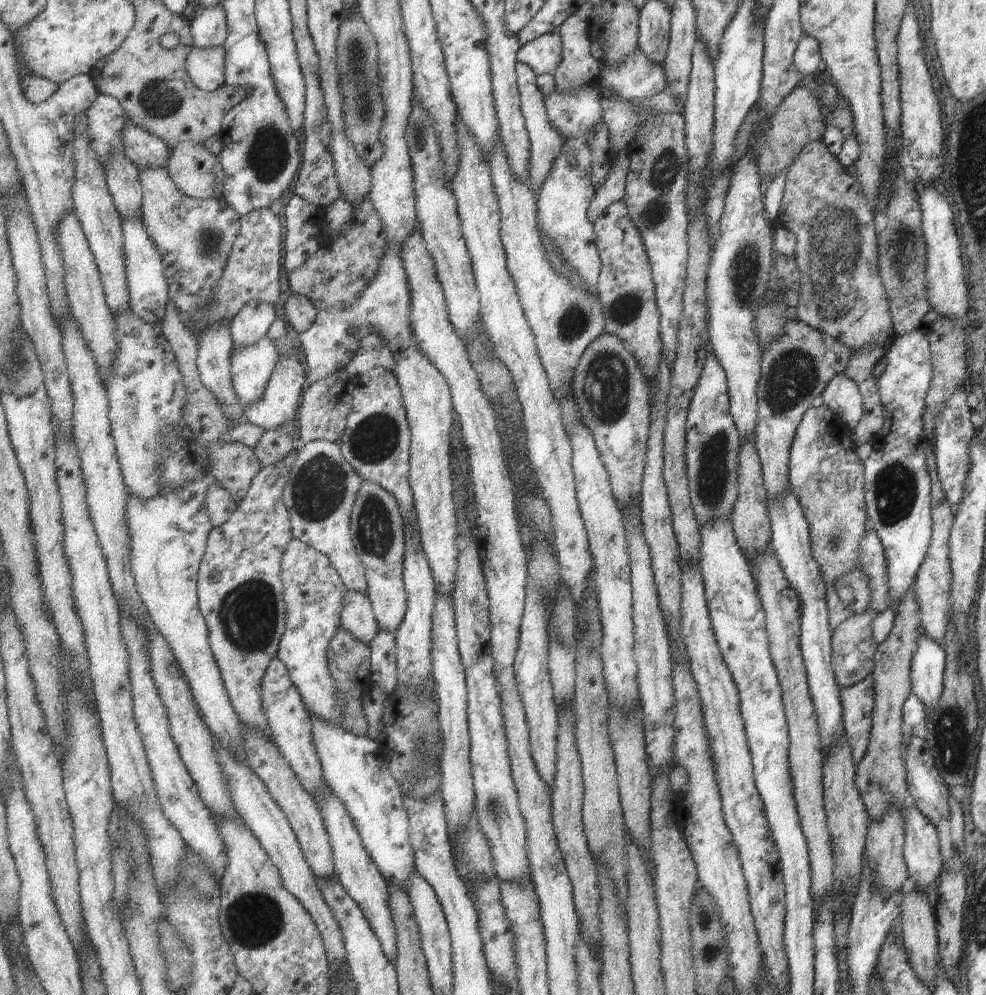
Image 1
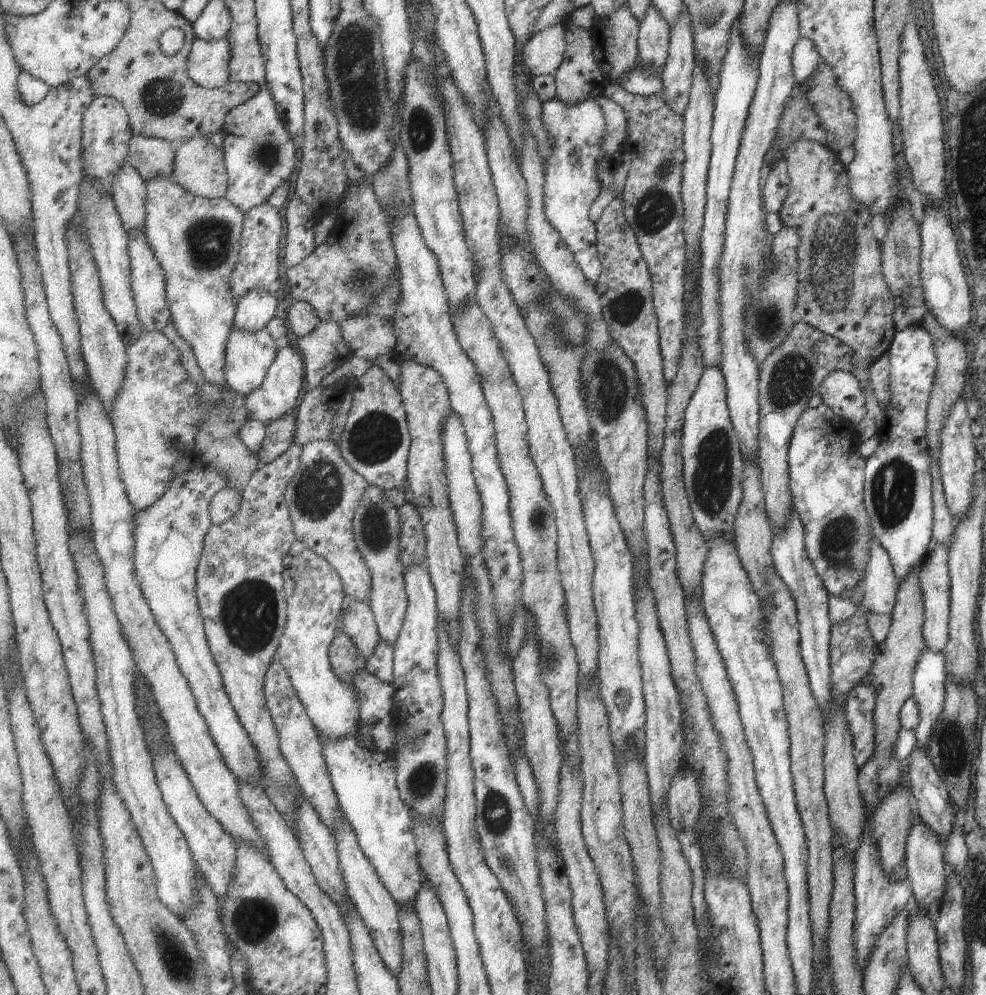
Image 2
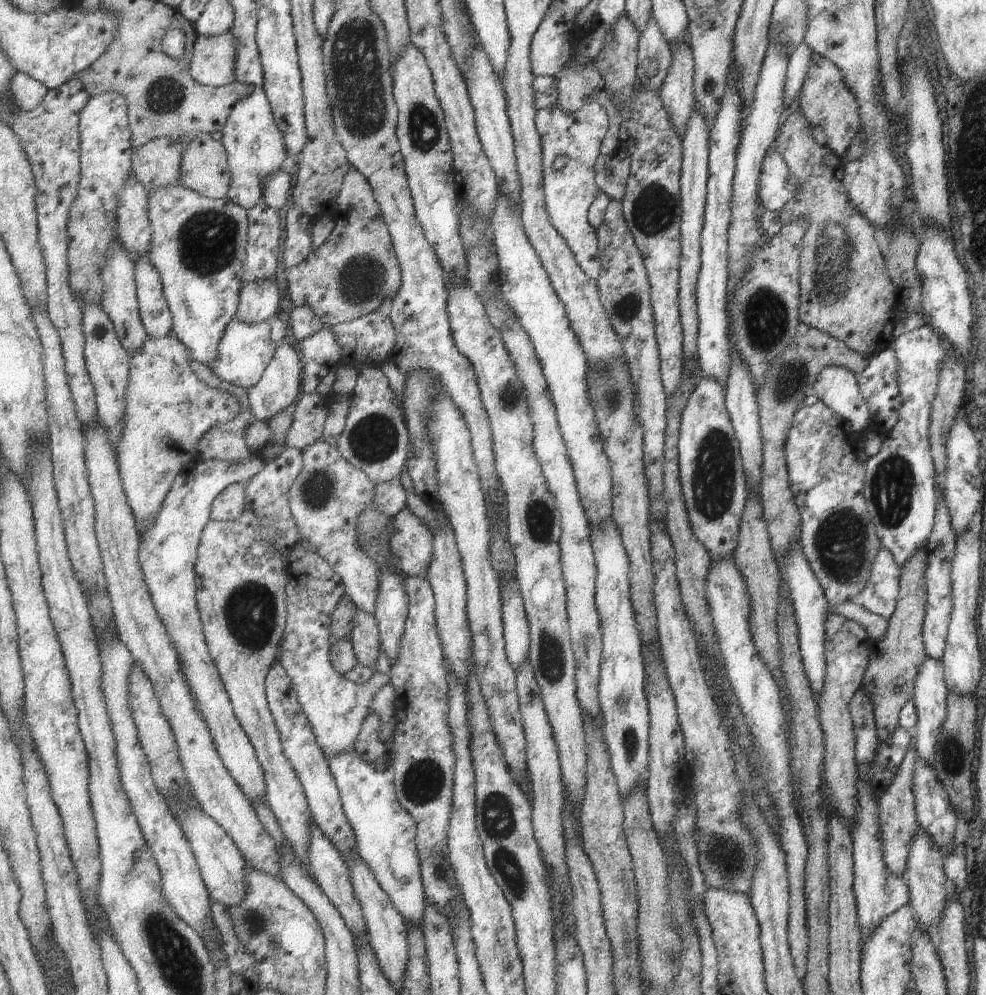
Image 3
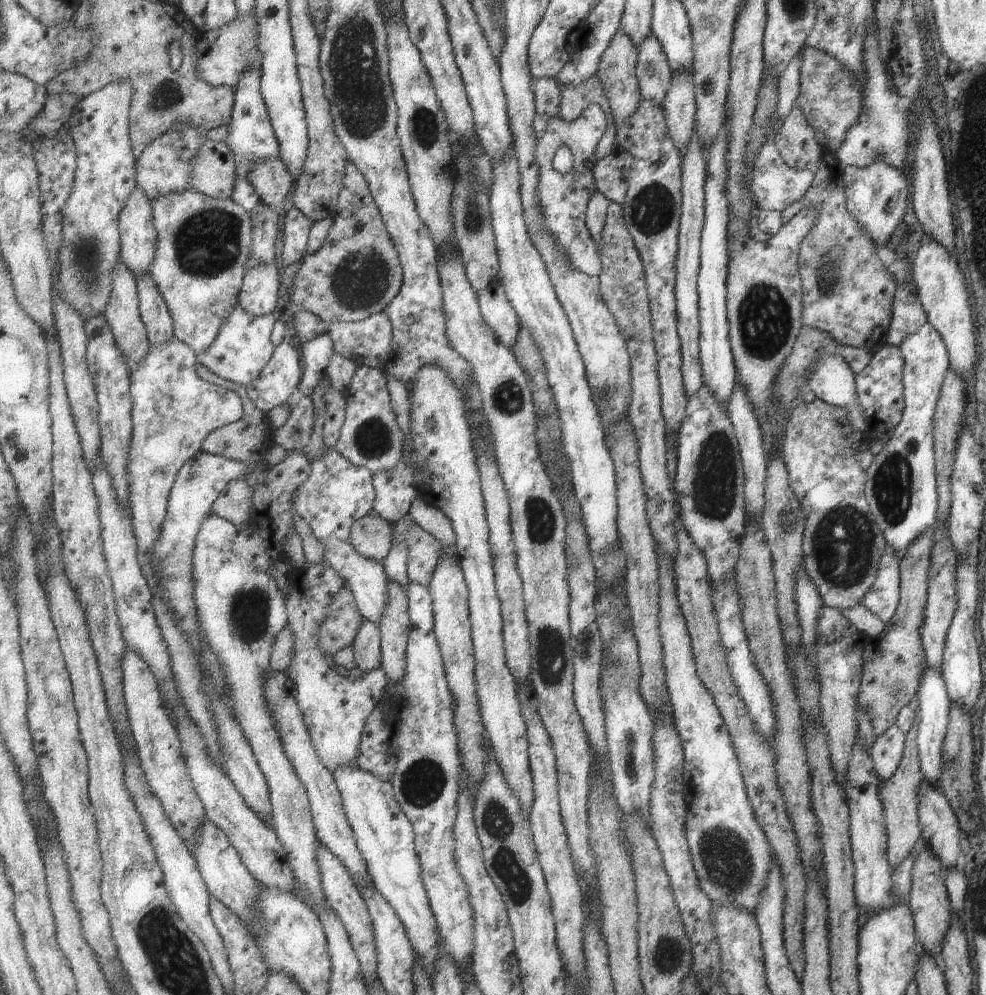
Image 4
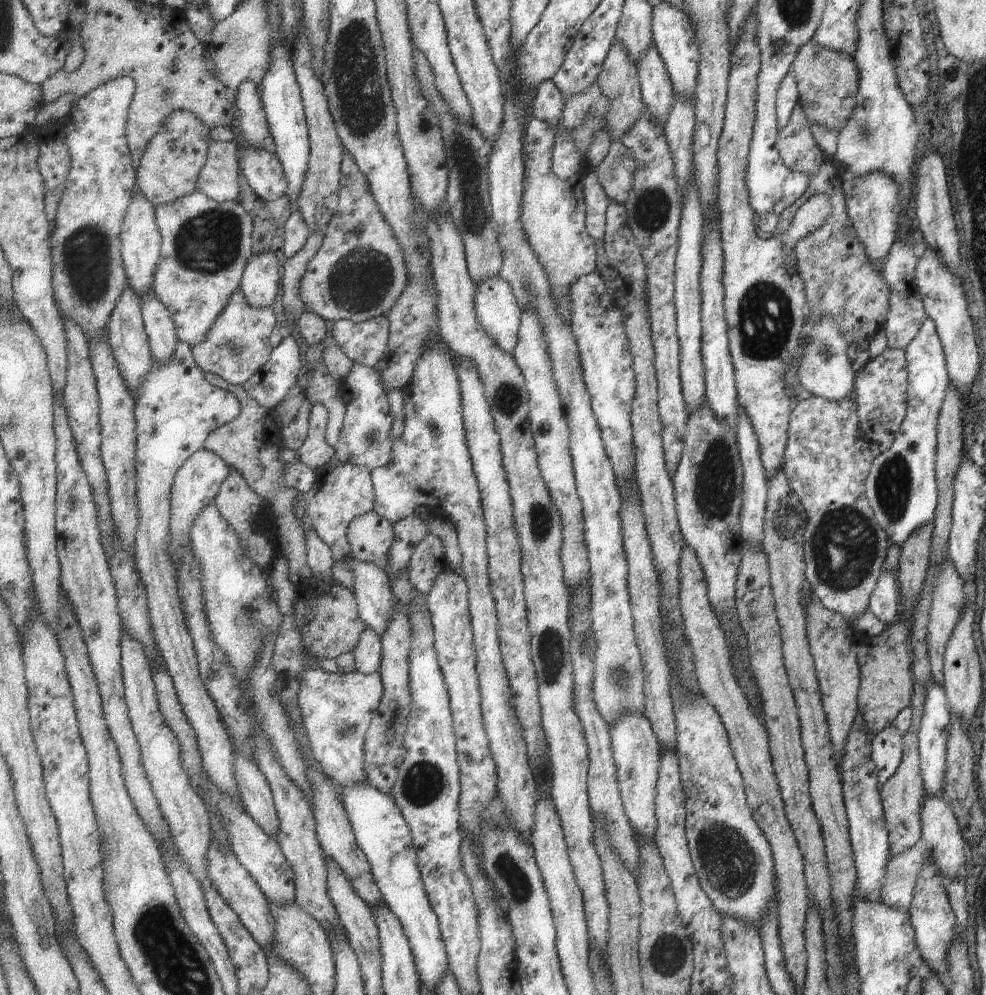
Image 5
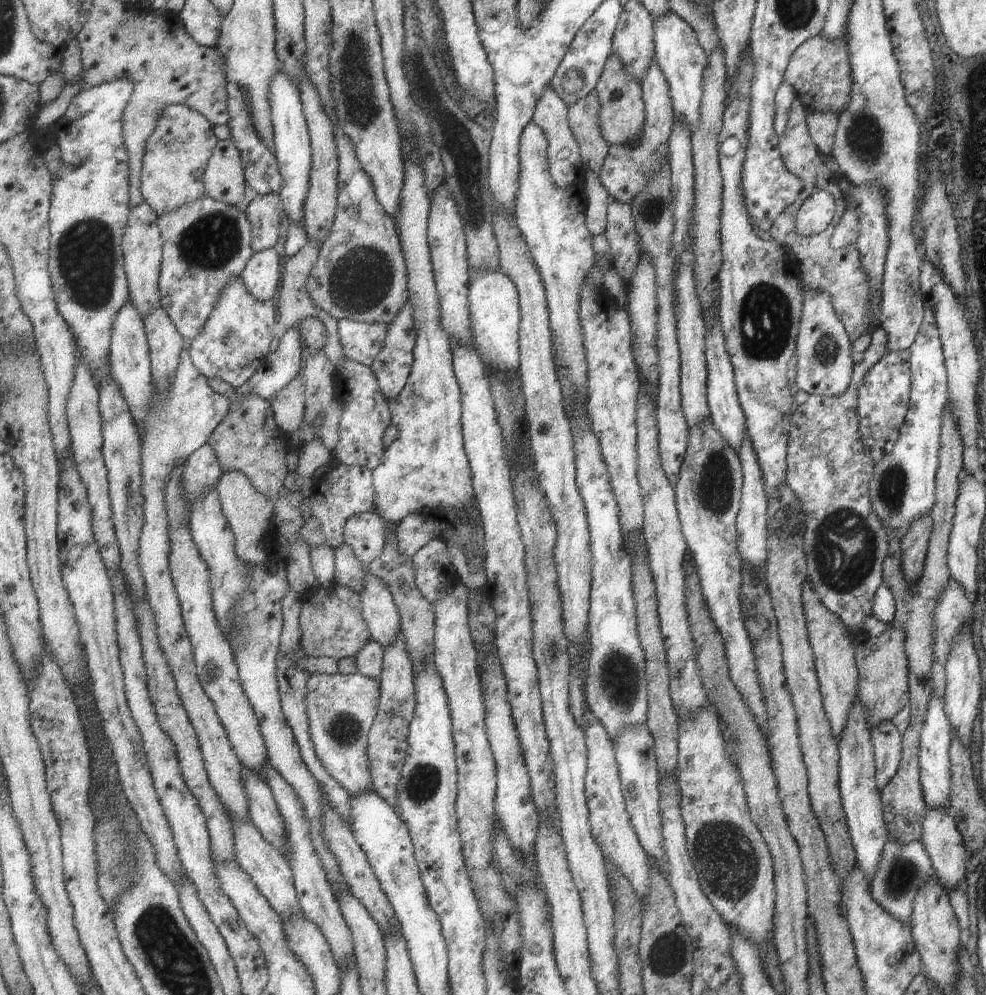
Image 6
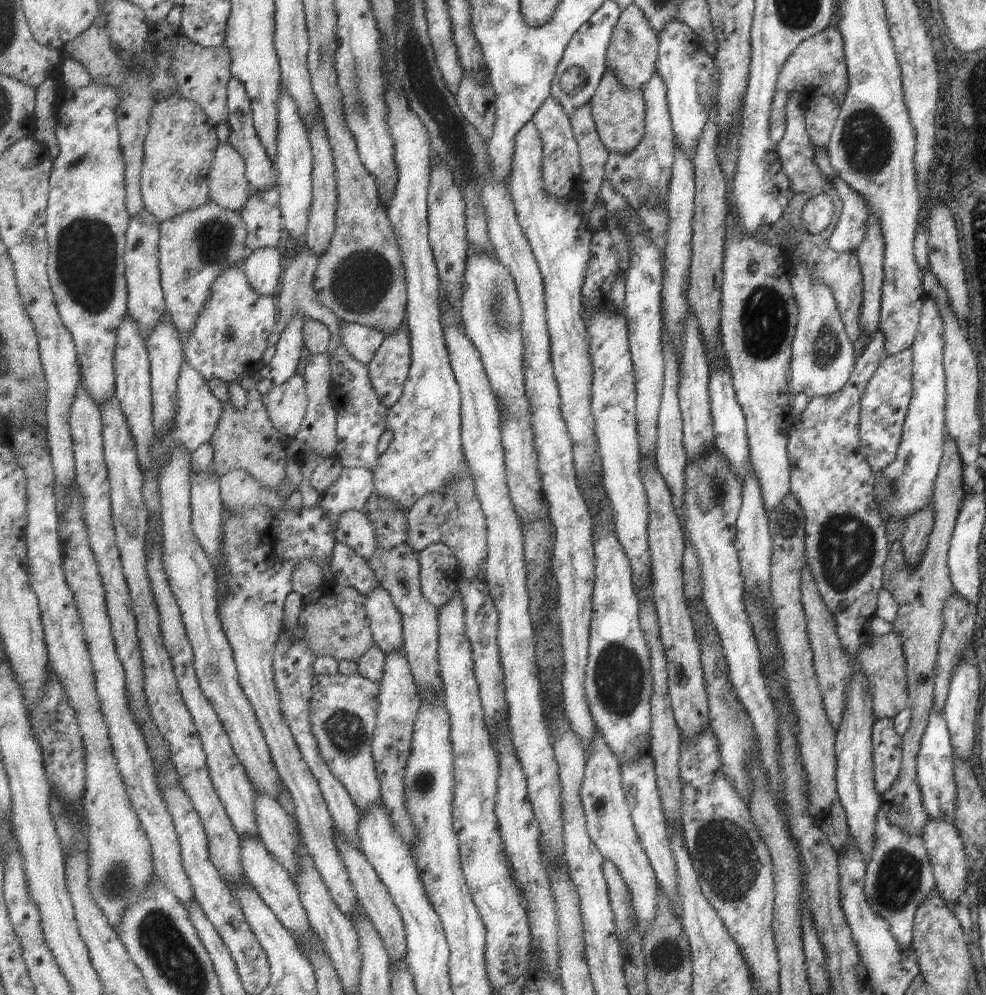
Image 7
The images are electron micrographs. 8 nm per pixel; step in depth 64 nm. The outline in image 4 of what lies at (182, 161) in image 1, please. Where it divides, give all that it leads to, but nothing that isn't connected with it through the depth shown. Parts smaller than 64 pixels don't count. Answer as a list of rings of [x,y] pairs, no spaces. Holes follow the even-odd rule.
[[[206,138],[204,147],[192,162],[192,190],[224,201],[231,199],[236,190],[236,154],[226,141]]]

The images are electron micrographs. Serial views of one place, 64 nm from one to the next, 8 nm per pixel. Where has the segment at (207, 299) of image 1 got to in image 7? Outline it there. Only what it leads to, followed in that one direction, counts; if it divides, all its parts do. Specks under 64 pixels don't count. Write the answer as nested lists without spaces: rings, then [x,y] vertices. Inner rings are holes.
[[[213,200],[160,223],[160,269],[168,306],[167,317],[179,331],[191,335],[220,272],[244,264],[250,254],[247,237],[242,214],[227,210]]]

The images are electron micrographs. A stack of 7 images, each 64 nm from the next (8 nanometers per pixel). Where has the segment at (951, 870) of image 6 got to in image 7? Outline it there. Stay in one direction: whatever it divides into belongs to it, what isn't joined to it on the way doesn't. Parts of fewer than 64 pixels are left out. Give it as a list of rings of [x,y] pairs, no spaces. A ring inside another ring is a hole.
[[[937,819],[927,820],[920,834],[932,868],[932,875],[935,881],[935,890],[946,902],[947,907],[955,905],[957,898],[965,890],[968,859],[954,825],[949,821]]]

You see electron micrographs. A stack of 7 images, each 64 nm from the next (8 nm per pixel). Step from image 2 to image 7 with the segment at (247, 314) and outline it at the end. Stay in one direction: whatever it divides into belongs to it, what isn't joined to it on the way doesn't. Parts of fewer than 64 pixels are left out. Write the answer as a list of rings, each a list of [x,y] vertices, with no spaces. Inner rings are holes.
[[[277,247],[250,252],[243,265],[249,282],[260,295],[275,296],[283,274],[281,254]]]

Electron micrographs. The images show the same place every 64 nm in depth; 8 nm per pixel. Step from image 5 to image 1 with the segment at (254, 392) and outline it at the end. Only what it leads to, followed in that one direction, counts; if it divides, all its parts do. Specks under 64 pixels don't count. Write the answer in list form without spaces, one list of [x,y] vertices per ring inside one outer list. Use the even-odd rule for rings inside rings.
[[[281,355],[263,396],[257,399],[256,403],[246,405],[246,418],[253,424],[257,423],[263,427],[264,431],[279,428],[279,426],[292,421],[297,416],[297,410],[300,410],[299,402],[302,402],[303,388],[307,388],[309,385],[305,371],[307,368],[303,368],[303,364],[295,355]]]

